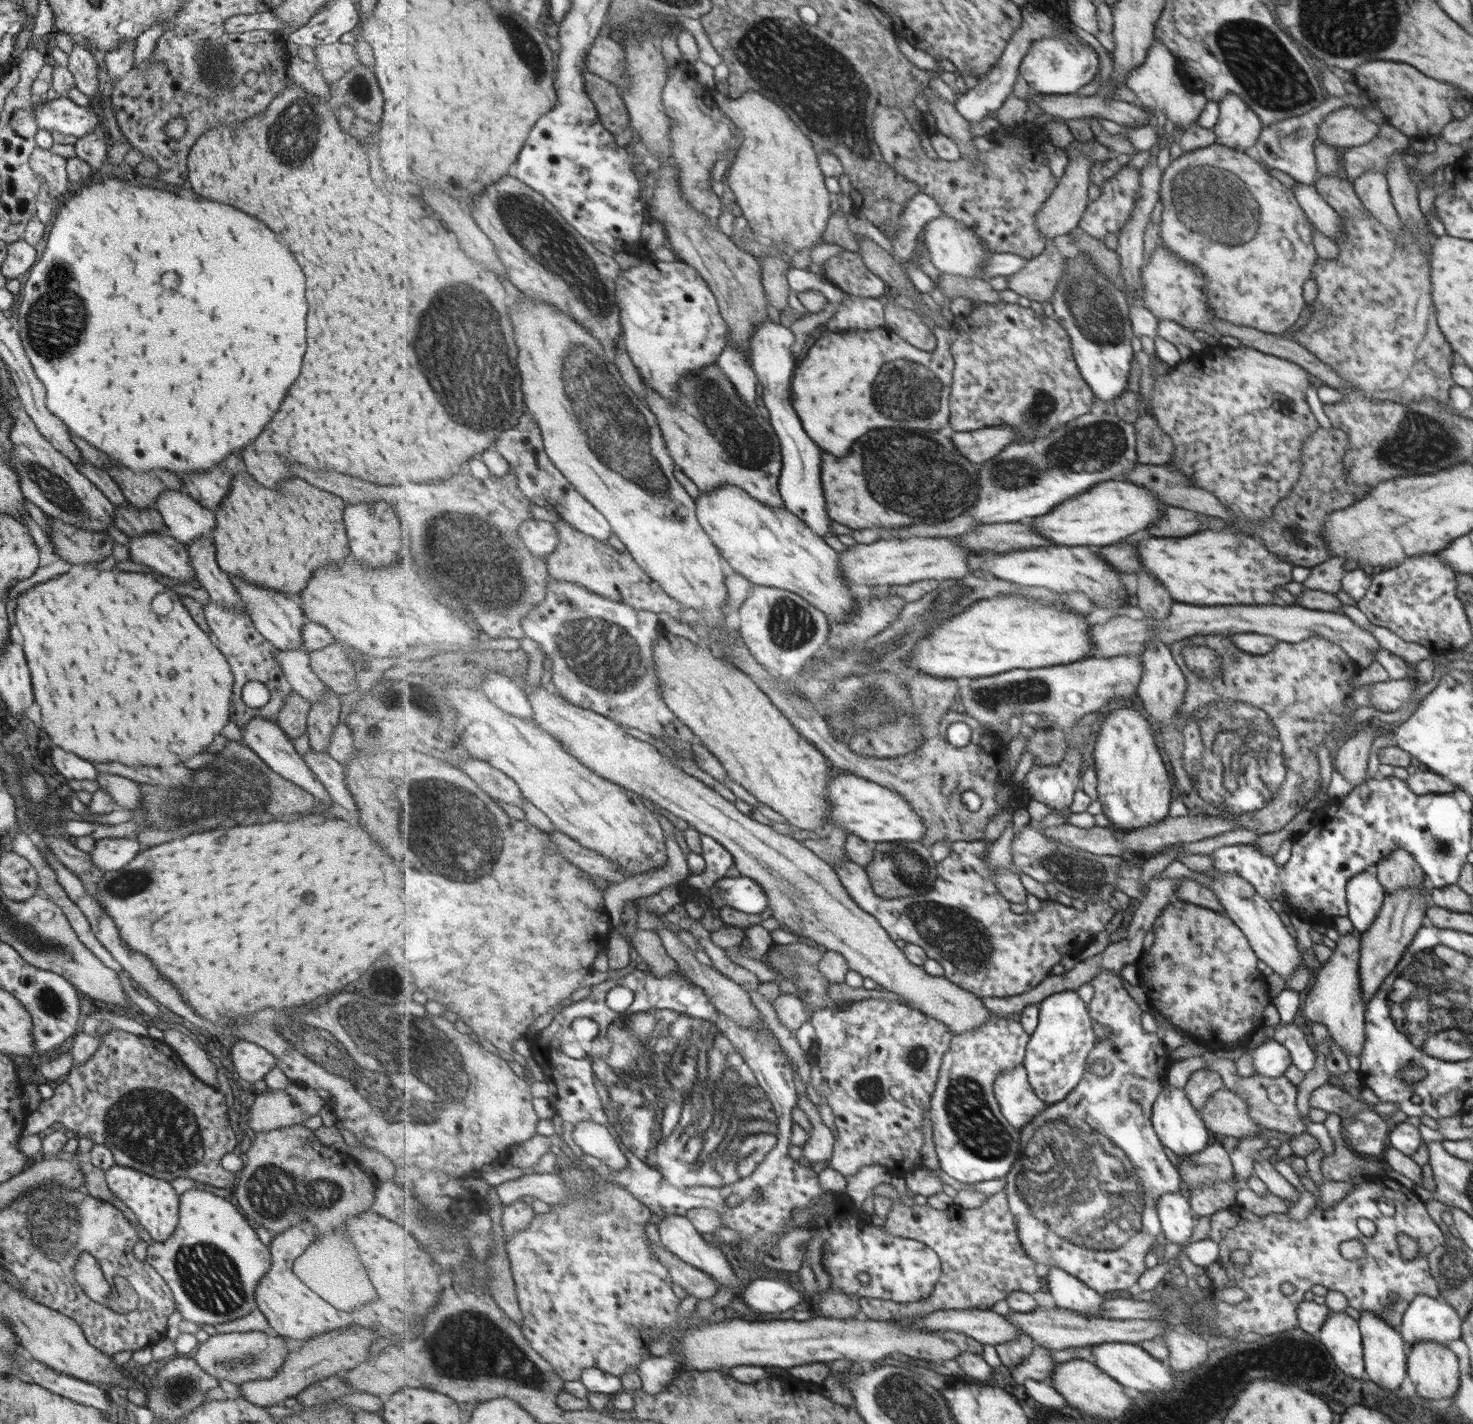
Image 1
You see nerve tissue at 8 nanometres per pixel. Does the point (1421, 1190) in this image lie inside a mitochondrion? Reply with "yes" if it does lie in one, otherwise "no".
no

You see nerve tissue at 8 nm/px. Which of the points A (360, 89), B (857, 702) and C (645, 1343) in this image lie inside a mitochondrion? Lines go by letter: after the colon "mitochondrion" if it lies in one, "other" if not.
A: mitochondrion
B: mitochondrion
C: other

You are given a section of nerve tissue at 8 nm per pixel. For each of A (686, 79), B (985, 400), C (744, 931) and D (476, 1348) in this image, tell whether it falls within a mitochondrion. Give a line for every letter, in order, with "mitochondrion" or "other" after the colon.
A: other
B: other
C: other
D: mitochondrion

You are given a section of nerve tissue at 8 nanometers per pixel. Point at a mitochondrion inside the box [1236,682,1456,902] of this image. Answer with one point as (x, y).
(1441, 846)

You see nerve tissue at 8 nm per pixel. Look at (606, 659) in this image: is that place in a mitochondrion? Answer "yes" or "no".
yes

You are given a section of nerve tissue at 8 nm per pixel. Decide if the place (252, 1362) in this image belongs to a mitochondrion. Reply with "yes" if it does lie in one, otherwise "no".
yes

